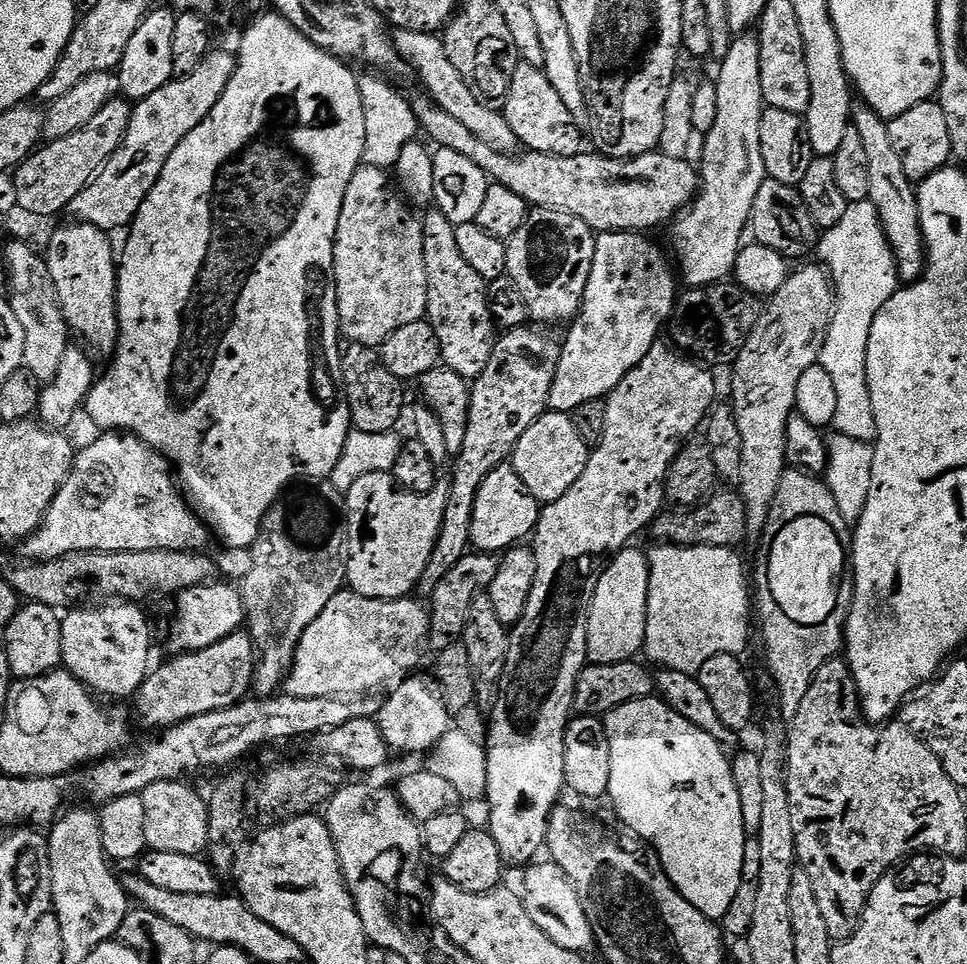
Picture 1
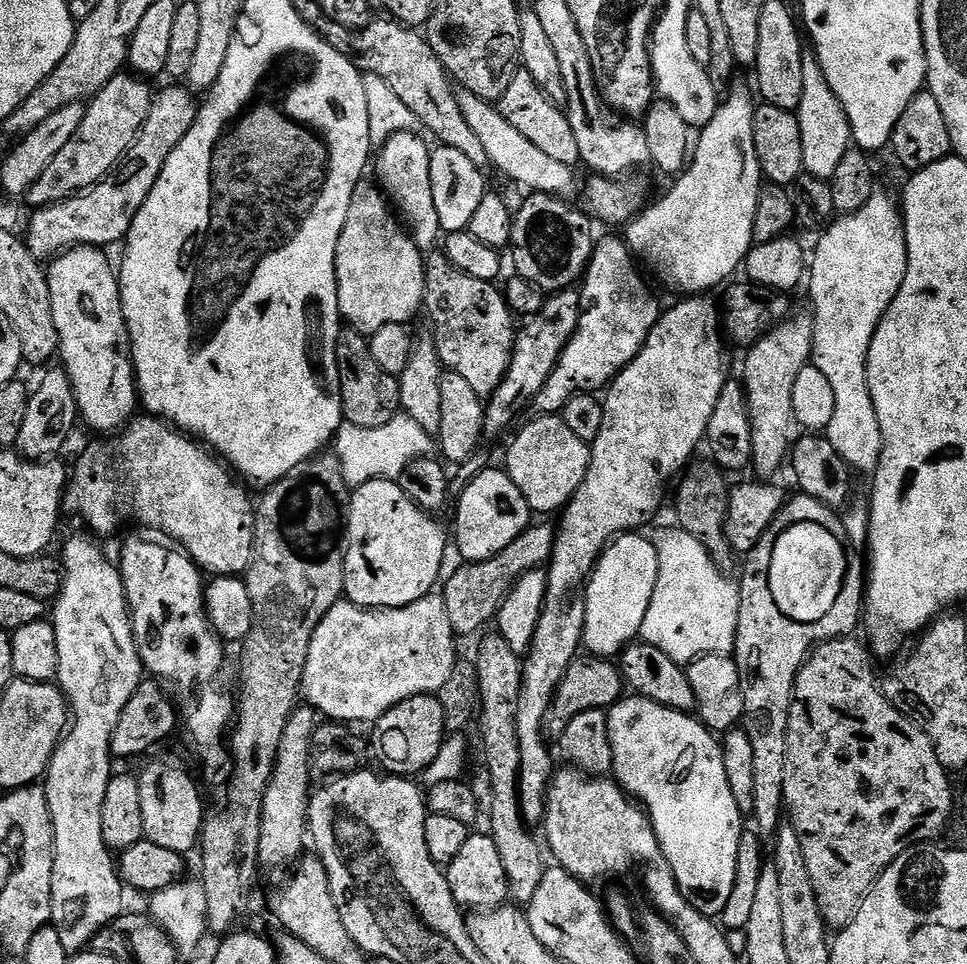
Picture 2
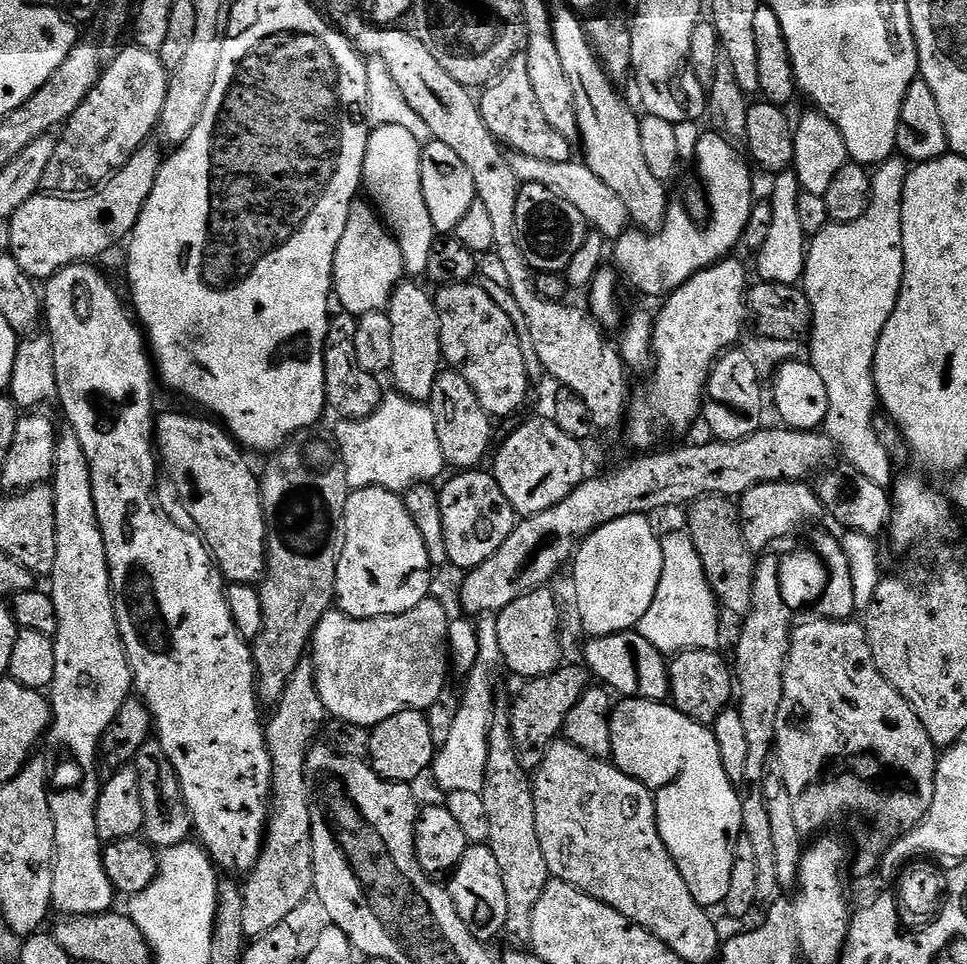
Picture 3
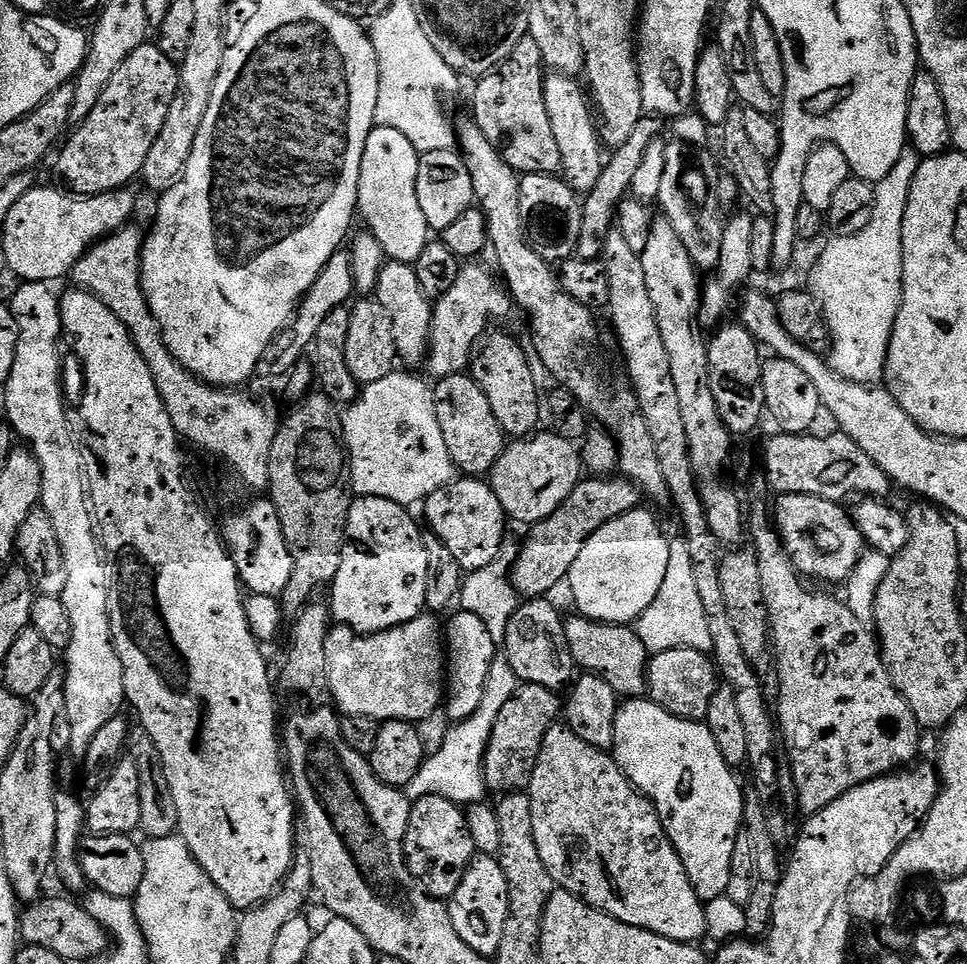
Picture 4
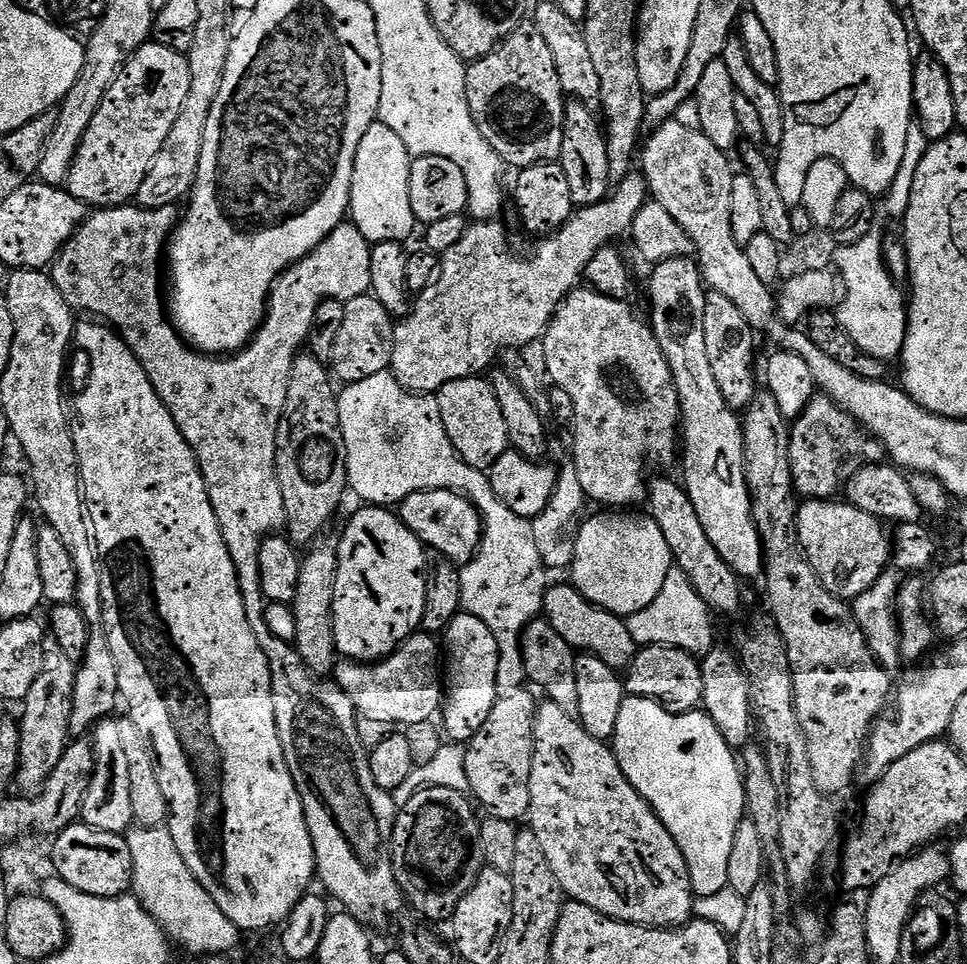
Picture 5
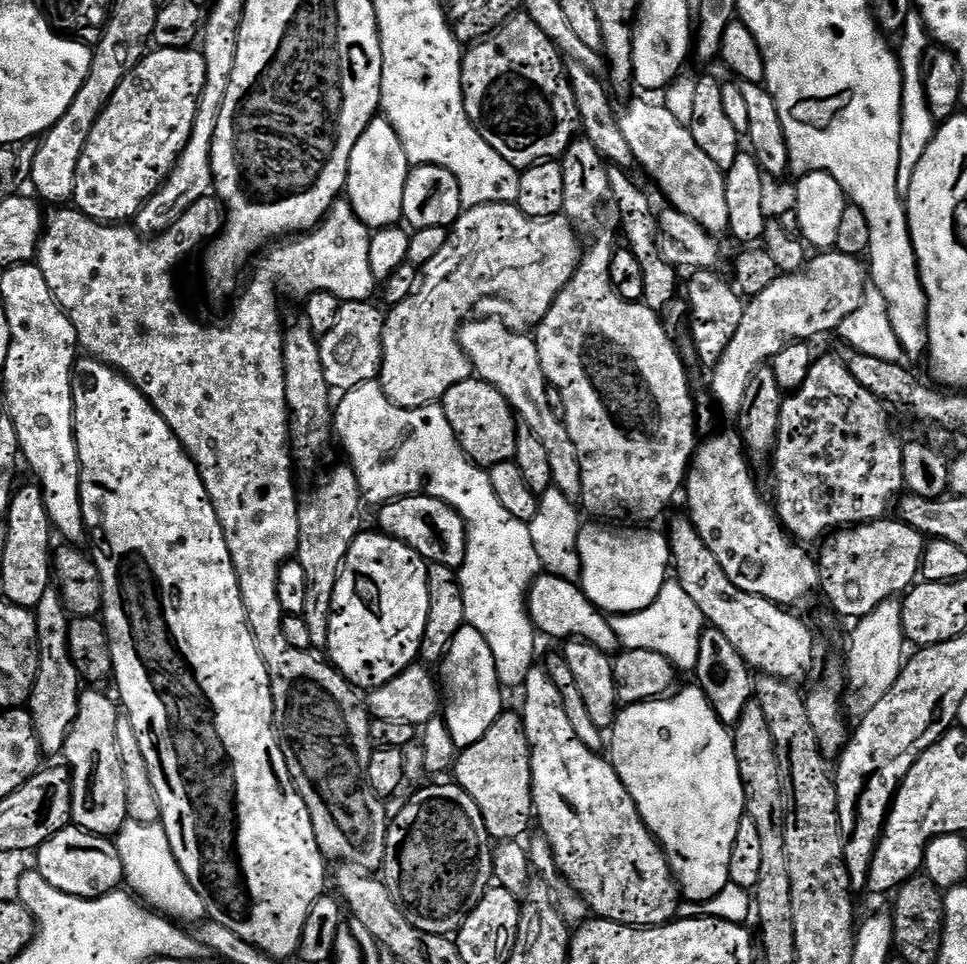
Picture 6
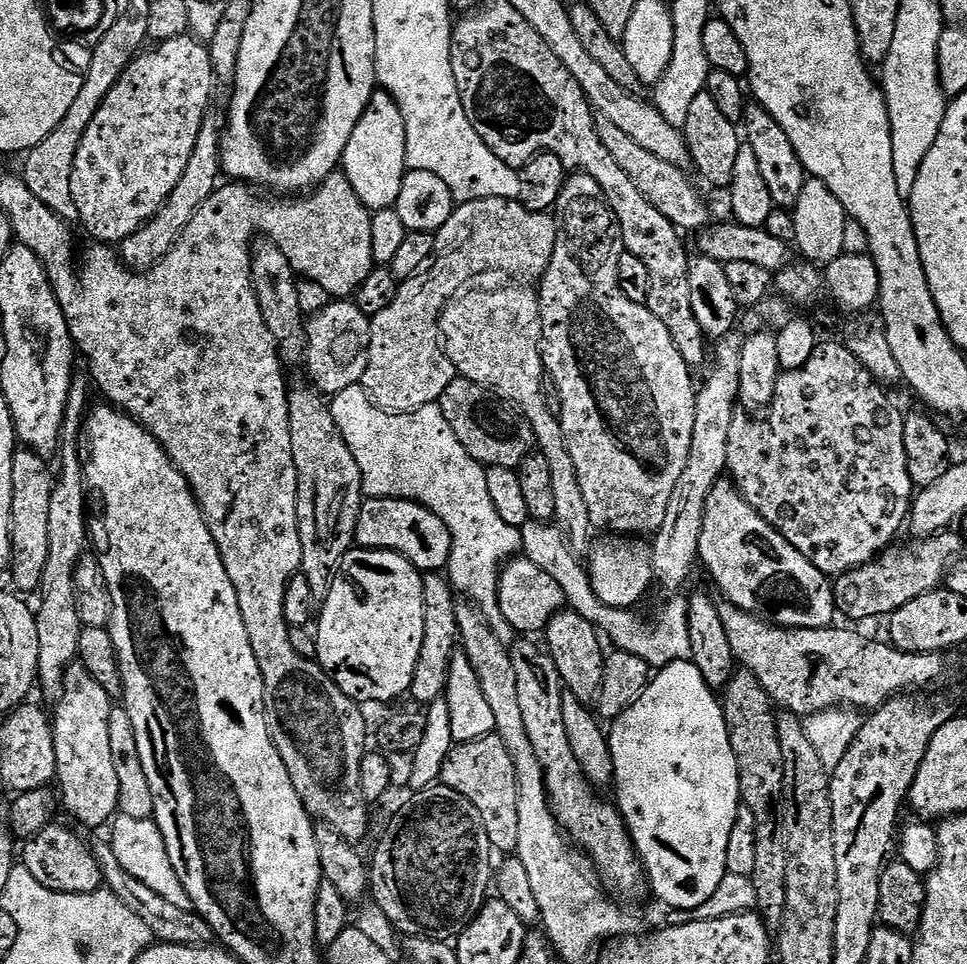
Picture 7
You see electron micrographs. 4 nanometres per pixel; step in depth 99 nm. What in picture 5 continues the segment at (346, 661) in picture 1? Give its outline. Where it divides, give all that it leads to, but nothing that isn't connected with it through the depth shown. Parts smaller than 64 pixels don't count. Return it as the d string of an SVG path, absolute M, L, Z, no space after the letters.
M413 634L382 660L337 663L334 683L366 718L393 726L432 720L442 708L442 652L432 640L428 634Z

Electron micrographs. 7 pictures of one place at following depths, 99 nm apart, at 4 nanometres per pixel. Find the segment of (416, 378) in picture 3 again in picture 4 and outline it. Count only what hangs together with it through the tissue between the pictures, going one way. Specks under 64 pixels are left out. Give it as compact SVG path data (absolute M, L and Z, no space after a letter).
M388 260L378 274L374 298L382 306L382 310L386 310L386 315L390 317L390 326L394 326L397 357L403 363L405 360L408 364L423 365L428 354L434 304L422 290L422 282L418 282L415 267L397 260Z

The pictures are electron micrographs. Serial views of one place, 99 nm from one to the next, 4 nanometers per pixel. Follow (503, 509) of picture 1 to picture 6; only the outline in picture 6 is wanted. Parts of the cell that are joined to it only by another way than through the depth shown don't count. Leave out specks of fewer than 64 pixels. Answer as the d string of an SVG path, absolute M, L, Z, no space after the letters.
M404 496L401 500L389 500L379 505L379 531L392 536L398 542L410 546L429 565L458 570L466 554L466 528L464 519L446 502L433 496Z

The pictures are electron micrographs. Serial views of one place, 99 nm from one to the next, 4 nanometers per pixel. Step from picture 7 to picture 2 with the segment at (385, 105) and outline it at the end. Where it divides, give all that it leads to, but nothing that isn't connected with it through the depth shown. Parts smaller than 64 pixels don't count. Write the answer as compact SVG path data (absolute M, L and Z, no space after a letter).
M393 132L385 144L379 145L378 155L374 160L377 176L375 179L379 187L390 201L391 207L398 213L399 219L406 225L413 242L421 250L435 249L442 236L438 209L434 206L434 190L430 190L431 157L430 144L427 144L420 134Z

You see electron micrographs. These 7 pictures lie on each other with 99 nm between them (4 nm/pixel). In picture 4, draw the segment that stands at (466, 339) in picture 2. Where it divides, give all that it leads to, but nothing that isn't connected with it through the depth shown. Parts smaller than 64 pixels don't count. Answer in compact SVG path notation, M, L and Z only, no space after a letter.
M494 332L479 345L478 351L473 355L470 375L482 394L486 394L490 407L494 409L494 418L498 418L498 426L502 426L505 437L523 438L533 435L541 427L542 394L540 398L536 376L528 365L529 353L526 348L524 353L523 346L514 337L507 336L504 332Z

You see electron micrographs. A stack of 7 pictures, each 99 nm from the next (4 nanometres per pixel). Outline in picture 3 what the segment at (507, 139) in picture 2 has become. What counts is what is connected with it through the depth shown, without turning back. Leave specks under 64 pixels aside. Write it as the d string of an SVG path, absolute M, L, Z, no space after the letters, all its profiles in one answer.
M519 154L509 155L508 161L521 184L546 186L554 190L554 194L566 198L566 202L576 207L582 213L582 218L586 218L595 231L603 234L605 241L615 242L628 231L630 217L622 198L618 198L618 194L614 194L614 190L610 190L610 186L606 186L606 182L602 182L602 178L598 178L598 174L594 174L594 170L590 170L587 164L575 164L575 159L572 158L566 162L542 162L542 158L530 158Z

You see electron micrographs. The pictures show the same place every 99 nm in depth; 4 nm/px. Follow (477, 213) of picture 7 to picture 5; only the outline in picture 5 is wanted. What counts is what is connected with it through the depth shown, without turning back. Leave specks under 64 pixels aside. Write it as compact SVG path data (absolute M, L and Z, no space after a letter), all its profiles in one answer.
M634 170L627 178L626 182L622 182L611 193L610 198L600 204L594 204L591 208L580 208L573 211L568 221L553 236L541 239L540 244L536 248L536 253L527 260L524 256L519 256L512 249L512 244L508 241L508 232L500 225L500 222L476 222L465 230L462 238L458 242L458 246L450 246L450 250L443 253L442 259L438 264L438 275L431 288L419 293L415 297L414 303L411 305L410 311L395 325L396 337L394 338L394 350L392 351L392 362L390 371L396 377L396 381L409 392L417 394L435 394L440 391L442 386L446 386L446 382L454 382L461 380L467 376L480 376L492 364L496 352L500 352L503 348L524 348L527 344L532 344L541 339L544 333L548 331L548 325L552 322L552 317L556 315L557 308L561 302L571 294L573 288L581 283L586 266L595 258L600 251L609 247L619 236L627 237L629 235L634 218L642 210L644 204L649 203L650 193L648 190L648 181L644 178L643 171Z

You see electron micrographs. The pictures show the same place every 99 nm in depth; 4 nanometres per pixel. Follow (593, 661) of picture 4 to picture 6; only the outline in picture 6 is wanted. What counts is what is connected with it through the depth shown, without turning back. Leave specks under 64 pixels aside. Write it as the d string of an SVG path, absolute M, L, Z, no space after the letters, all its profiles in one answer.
M537 576L528 592L528 616L541 637L549 636L559 642L585 640L590 646L596 646L598 650L609 654L621 647L609 617L590 603L579 583L563 580L560 576Z

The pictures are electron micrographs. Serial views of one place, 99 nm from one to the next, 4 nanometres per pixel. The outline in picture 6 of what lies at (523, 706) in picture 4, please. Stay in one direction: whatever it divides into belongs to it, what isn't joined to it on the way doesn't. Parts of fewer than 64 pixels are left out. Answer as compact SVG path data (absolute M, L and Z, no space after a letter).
M504 710L486 734L461 751L454 763L455 783L474 798L482 810L482 822L493 841L520 840L534 824L532 798L532 751L526 738L524 721L519 711Z

